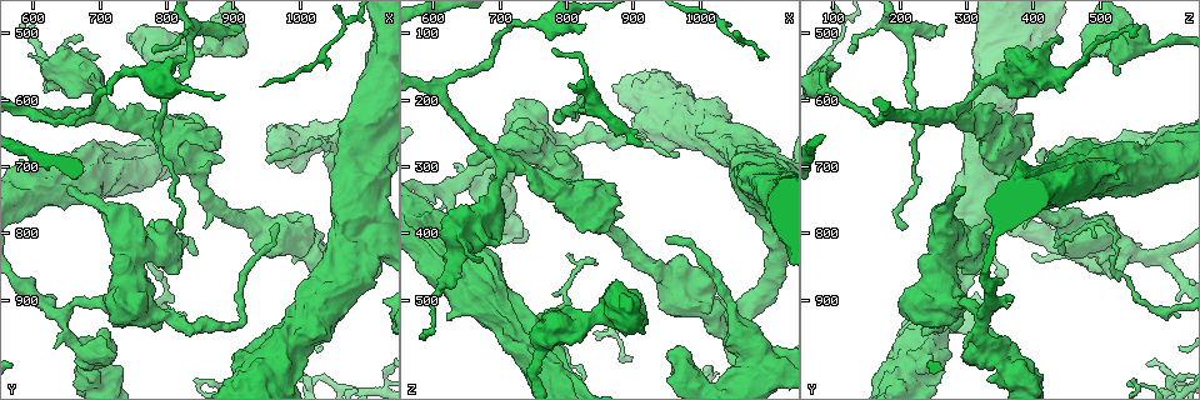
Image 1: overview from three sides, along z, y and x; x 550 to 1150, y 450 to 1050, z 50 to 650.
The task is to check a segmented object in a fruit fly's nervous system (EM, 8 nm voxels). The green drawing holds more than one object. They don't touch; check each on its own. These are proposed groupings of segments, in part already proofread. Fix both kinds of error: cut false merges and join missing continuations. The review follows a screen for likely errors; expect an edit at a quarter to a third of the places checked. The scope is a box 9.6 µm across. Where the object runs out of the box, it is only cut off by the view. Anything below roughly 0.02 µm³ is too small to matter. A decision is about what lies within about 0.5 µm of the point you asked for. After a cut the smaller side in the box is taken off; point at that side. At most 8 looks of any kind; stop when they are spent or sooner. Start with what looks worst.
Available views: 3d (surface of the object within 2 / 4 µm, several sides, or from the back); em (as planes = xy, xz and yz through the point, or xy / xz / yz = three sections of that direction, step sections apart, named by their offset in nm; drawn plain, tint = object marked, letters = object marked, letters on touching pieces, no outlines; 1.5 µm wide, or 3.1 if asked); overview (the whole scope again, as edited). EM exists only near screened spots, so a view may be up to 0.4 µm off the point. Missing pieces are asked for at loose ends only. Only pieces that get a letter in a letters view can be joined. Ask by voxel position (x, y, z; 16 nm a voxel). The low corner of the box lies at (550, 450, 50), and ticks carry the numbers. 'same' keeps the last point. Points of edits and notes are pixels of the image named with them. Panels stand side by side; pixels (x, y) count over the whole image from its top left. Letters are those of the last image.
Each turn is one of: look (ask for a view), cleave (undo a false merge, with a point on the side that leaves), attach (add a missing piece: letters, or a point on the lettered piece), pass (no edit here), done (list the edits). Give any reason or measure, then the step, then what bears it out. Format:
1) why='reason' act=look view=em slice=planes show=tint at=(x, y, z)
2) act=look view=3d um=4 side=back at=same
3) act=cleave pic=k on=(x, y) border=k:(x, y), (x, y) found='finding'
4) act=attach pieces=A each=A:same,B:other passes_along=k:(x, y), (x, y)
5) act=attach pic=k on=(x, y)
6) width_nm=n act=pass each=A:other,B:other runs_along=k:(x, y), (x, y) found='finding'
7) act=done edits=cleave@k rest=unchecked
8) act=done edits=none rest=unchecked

why='an open end' act=look view=em slice=xy step=4 show=tint at=(910, 495, 265)

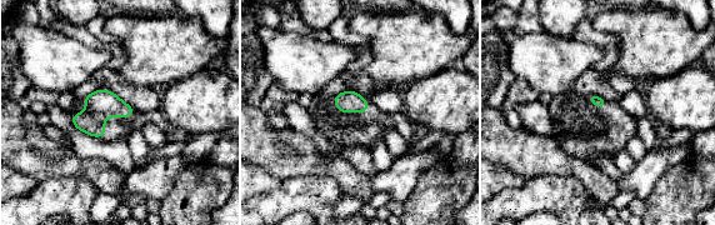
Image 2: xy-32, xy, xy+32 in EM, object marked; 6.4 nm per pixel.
why='cut it another way' act=look view=em slice=planes show=tint at=same

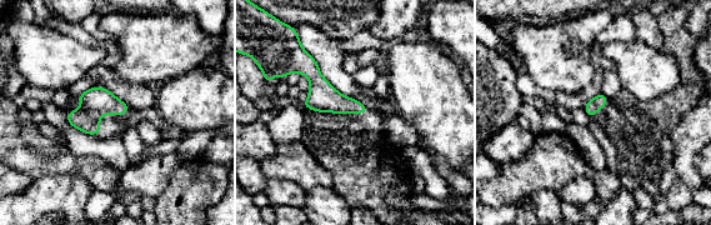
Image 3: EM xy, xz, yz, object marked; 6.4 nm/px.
why='what lies round it' act=look view=em slice=planes show=letters at=same

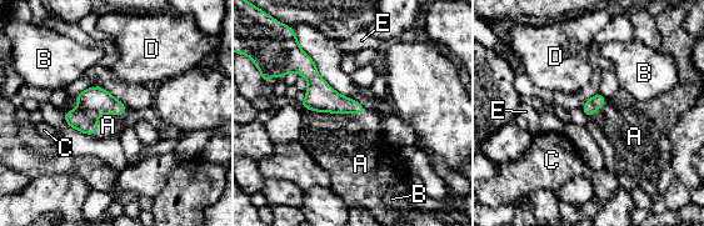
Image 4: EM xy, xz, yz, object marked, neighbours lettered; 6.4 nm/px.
longest_contact=A:400nm act=attach pieces=A each=A:same,B:other,C:other,D:other,E:other passes_along=4:(320, 96), (334, 112), (349, 146) found='it goes on there'

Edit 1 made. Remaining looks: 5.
act=look view=overview

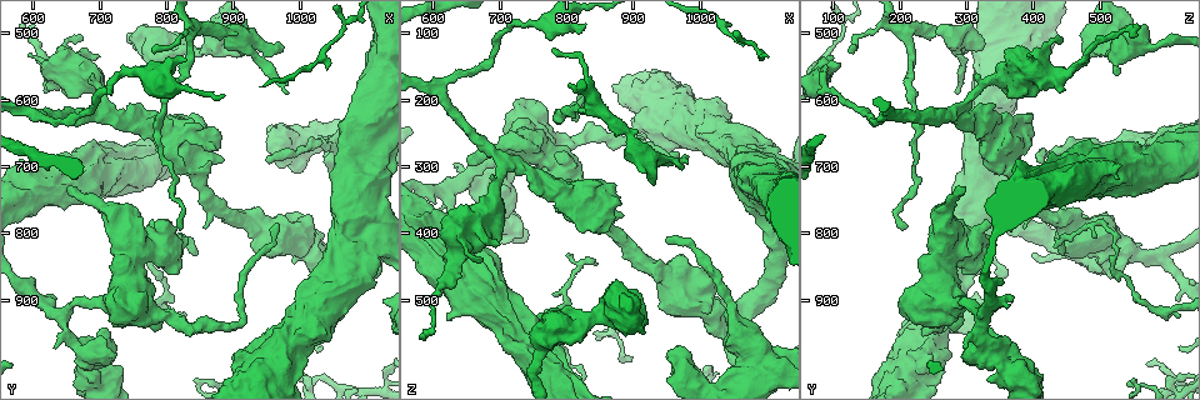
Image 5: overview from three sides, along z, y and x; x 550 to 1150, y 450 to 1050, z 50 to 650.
why='thick end' act=look view=em slice=yz step=8 show=letters at=(695, 535, 420)

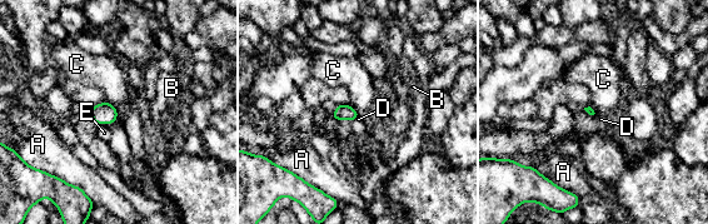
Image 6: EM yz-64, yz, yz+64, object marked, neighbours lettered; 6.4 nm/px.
act=look view=em slice=planes show=letters at=same

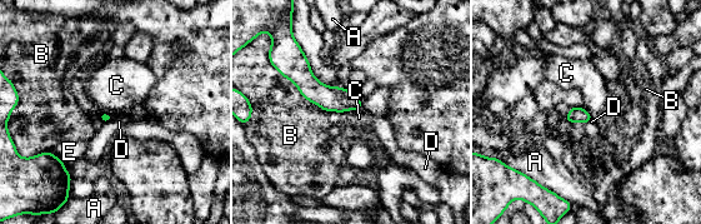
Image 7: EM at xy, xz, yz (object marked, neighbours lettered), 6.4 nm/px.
longest_contact=B:420nm act=pass each=A:other,B:other,C:other,D:other,E:other runs_along=7:(290, 71), (324, 96), (357, 105) found='no lettered piece goes on from it'

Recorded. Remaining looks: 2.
why='abrupt turn' act=look view=em slice=xz step=8 show=tint at=(800, 785, 510)

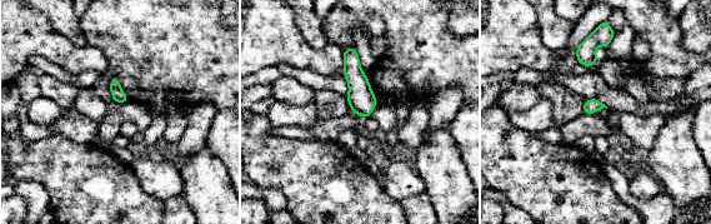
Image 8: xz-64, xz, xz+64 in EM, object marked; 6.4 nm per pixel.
why='what lies round it' act=look view=em slice=xz step=8 show=letters at=same

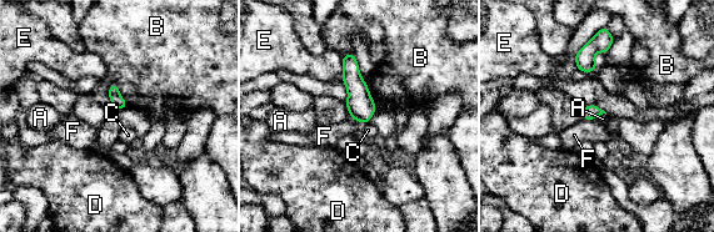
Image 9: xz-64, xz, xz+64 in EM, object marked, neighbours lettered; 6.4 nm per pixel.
act=pass each=A:other,B:other,C:other,D:other,E:other,F:other found='one neuron here'

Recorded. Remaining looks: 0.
act=done edits=attach@4 rest=unchecked

